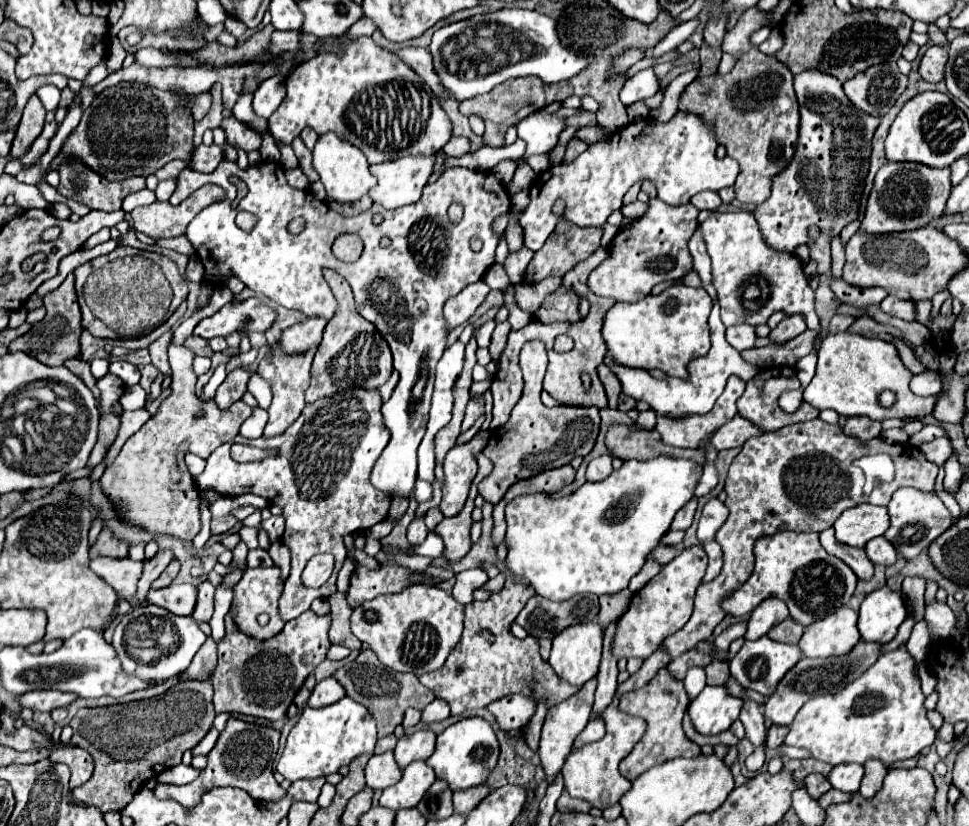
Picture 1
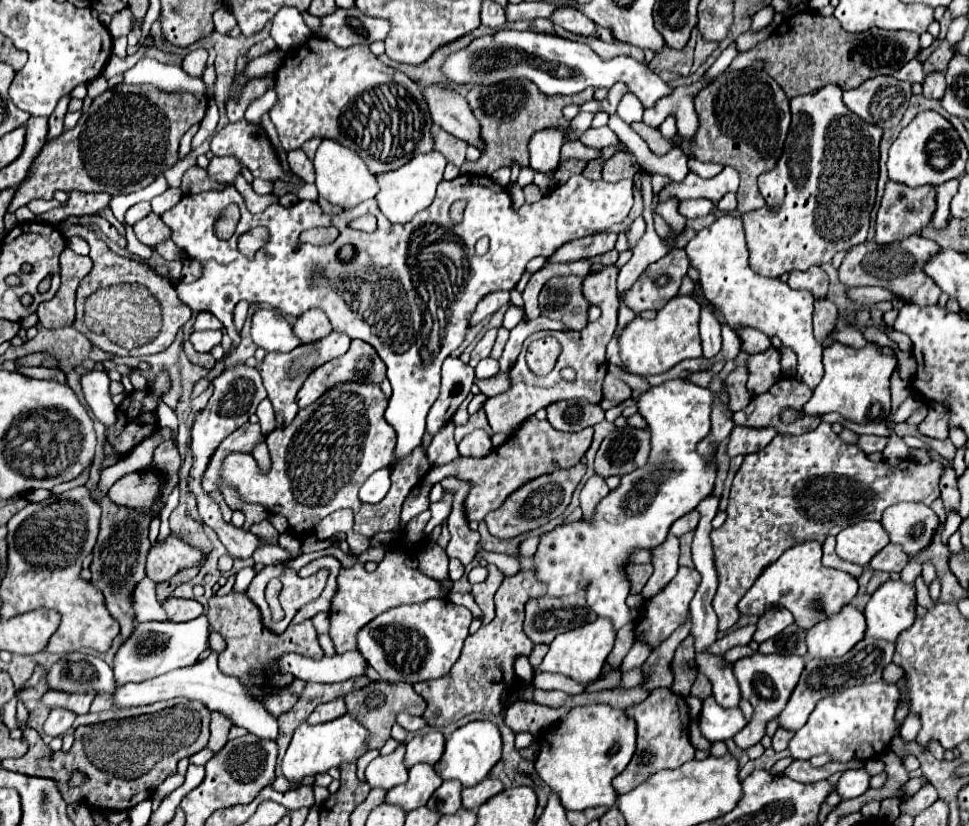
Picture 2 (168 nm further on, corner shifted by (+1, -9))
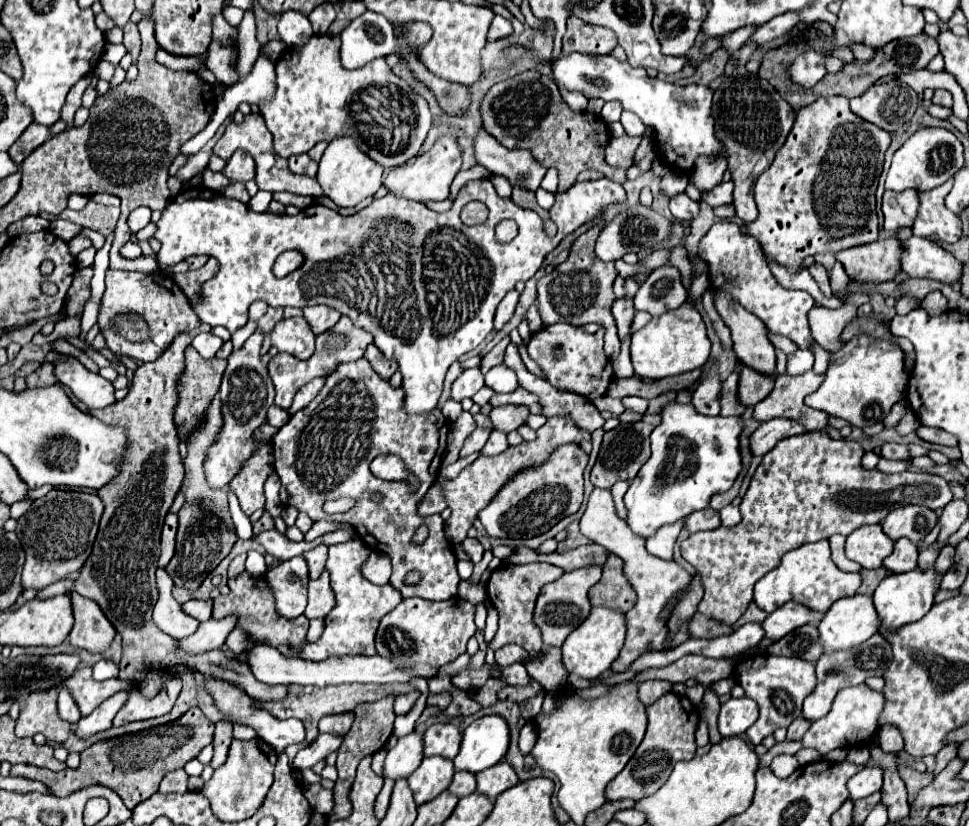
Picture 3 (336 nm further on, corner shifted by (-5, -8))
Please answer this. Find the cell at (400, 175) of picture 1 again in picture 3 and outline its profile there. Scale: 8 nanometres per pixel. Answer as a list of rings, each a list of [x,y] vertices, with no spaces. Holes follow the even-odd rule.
[[[442,137],[436,141],[436,145],[414,157],[412,161],[408,161],[402,167],[392,169],[386,175],[384,187],[388,189],[388,193],[396,195],[396,197],[404,197],[408,201],[416,201],[416,203],[428,203],[428,201],[444,201],[450,195],[450,183],[456,177],[456,173],[460,171],[462,165],[462,151],[458,147],[458,143],[452,137]]]

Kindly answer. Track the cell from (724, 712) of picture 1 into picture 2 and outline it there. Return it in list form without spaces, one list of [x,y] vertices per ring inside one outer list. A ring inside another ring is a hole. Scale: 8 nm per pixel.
[[[712,696],[704,700],[700,712],[700,730],[710,742],[728,740],[738,734],[746,724],[748,720],[740,712],[740,708],[722,708]]]

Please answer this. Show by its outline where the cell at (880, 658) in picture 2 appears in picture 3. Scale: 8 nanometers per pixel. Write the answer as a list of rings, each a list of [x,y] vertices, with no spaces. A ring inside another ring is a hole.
[[[876,633],[872,635],[872,639],[868,639],[868,643],[862,643],[860,647],[854,647],[850,651],[836,651],[836,653],[822,653],[818,663],[816,663],[816,687],[812,691],[812,695],[808,695],[804,699],[804,707],[802,707],[802,717],[808,721],[816,721],[820,717],[824,717],[830,711],[832,699],[836,697],[836,693],[844,687],[852,687],[852,685],[860,685],[870,677],[882,677],[884,671],[888,669],[892,661],[892,645],[888,645],[888,639],[884,639],[884,635]]]

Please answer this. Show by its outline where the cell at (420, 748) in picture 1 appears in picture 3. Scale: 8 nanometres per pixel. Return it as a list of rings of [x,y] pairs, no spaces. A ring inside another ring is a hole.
[[[434,723],[424,733],[424,757],[442,755],[454,759],[460,749],[460,731],[450,723]]]

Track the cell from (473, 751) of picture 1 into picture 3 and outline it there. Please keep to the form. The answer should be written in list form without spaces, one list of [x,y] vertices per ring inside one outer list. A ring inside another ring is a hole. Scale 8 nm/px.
[[[486,715],[476,719],[462,733],[460,753],[454,759],[456,771],[480,773],[500,763],[508,751],[508,725],[500,715]]]

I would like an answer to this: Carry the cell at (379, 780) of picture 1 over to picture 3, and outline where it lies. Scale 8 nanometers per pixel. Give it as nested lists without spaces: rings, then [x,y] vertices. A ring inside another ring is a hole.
[[[416,731],[400,737],[398,745],[392,747],[386,755],[384,761],[384,777],[390,777],[392,781],[396,779],[406,779],[408,775],[412,775],[418,767],[418,763],[422,761],[422,735],[418,735]]]

